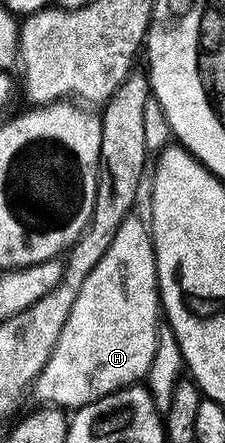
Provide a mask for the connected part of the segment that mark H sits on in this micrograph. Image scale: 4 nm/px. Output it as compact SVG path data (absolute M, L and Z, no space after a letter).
M133 214L125 218L120 227L122 235L114 238L110 250L102 254L102 262L98 262L98 266L90 270L86 282L82 282L82 290L71 306L58 342L33 384L32 396L38 400L37 403L68 410L68 400L72 400L72 410L75 410L147 377L150 358L154 358L156 349L156 329L162 320L162 305L160 289L156 287L156 255L152 233L149 225L145 221L143 224L138 216Z

